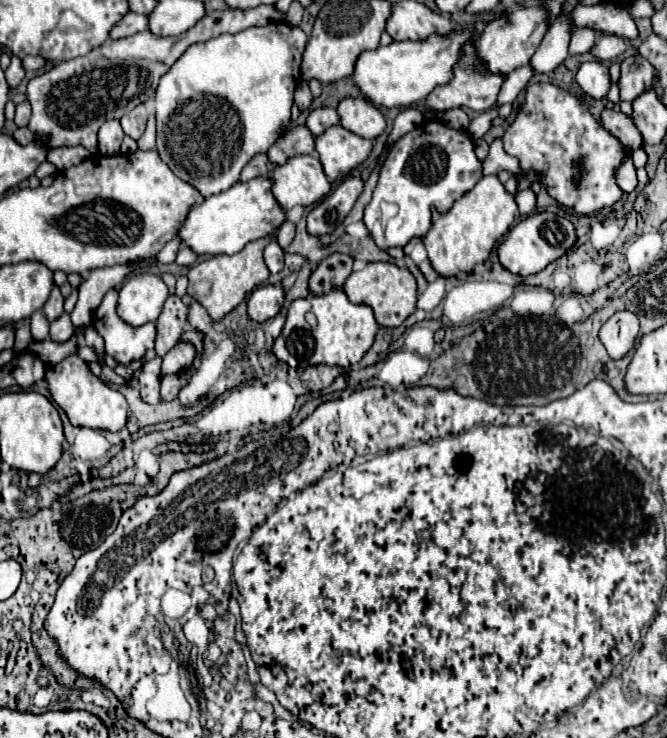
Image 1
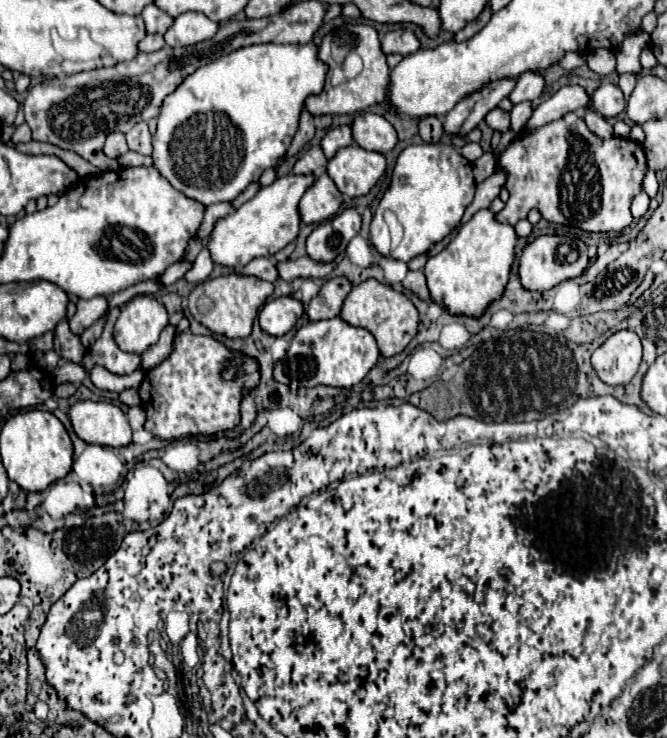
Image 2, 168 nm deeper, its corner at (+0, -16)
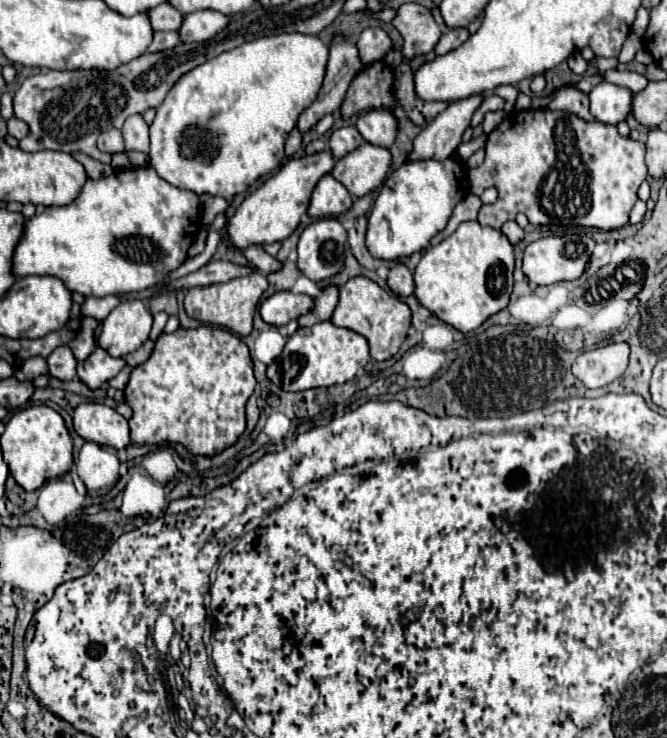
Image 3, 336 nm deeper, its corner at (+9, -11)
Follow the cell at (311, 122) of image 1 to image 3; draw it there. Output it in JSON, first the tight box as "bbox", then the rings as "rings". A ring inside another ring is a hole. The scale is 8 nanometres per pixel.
{"bbox":[327,125,365,159],"rings":[[[347,125],[347,127],[339,127],[339,129],[335,129],[335,131],[331,133],[331,137],[329,137],[329,141],[327,141],[327,149],[331,151],[331,155],[333,155],[335,159],[341,159],[343,155],[347,155],[349,151],[353,151],[353,149],[359,147],[361,143],[365,143],[365,141],[363,141],[363,137],[359,135],[359,131],[357,131],[355,127]]]}

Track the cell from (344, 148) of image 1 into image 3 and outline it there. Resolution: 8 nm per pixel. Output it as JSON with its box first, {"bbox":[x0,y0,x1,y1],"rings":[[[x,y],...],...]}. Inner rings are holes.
{"bbox":[331,143,391,197],"rings":[[[371,143],[359,145],[351,155],[335,161],[331,175],[343,183],[343,187],[353,197],[363,197],[365,193],[377,189],[391,165],[391,153],[385,147]]]}

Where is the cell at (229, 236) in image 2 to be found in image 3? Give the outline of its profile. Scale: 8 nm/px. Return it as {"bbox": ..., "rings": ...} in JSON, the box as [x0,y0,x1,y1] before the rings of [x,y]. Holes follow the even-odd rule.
{"bbox":[227,149,335,251],"rings":[[[329,149],[315,155],[305,155],[301,159],[287,161],[261,187],[257,187],[249,197],[245,197],[245,201],[237,207],[233,217],[227,221],[227,245],[231,249],[243,251],[251,245],[265,245],[265,243],[287,239],[299,225],[301,215],[307,211],[309,197],[315,183],[323,175],[331,173],[333,163],[335,159],[331,157]]]}

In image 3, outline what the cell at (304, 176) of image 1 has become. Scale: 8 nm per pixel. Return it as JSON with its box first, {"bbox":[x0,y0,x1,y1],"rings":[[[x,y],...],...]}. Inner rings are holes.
{"bbox":[307,175,351,217],"rings":[[[325,175],[315,185],[315,191],[311,193],[311,203],[307,209],[309,217],[337,217],[345,213],[351,207],[351,195],[349,191],[335,181],[331,175]]]}

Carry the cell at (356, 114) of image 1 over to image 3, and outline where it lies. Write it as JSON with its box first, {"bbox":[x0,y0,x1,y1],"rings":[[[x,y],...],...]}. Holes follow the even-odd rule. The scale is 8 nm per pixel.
{"bbox":[355,109,397,147],"rings":[[[371,109],[359,115],[355,127],[367,143],[391,147],[397,133],[397,119],[391,115],[389,109]]]}

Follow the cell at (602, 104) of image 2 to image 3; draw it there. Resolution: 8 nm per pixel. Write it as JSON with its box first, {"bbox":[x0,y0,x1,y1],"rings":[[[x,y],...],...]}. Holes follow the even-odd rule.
{"bbox":[589,83,631,125],"rings":[[[599,83],[589,93],[591,115],[601,123],[617,125],[631,113],[631,91],[611,83]]]}

